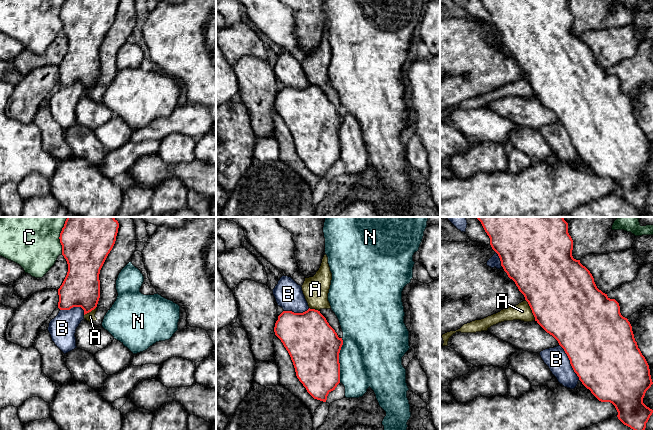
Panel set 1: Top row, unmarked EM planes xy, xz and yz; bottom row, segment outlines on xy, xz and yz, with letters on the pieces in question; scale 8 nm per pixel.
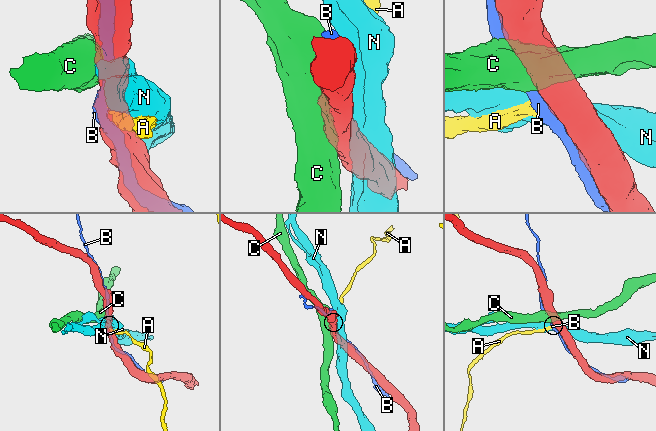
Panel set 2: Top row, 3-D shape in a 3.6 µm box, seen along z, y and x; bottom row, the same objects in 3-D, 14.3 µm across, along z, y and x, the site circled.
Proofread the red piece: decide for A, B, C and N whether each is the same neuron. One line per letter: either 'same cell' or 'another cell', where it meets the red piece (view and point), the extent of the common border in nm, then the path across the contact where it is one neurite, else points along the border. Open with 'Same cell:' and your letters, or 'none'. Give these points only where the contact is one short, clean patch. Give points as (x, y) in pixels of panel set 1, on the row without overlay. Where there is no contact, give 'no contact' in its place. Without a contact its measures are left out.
Same cell: B
A: another cell; contact yz (531, 85); length 190 nm; border yz (525, 75), (535, 95)
B: same cell; contact yz (570, 138); length 340 nm
C: another cell; contact xy (59, 14); length 240 nm
N: another cell; contact xz (338, 136); length 360 nm

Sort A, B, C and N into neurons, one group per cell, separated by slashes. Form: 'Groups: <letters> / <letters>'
Groups: A / B / C / N

